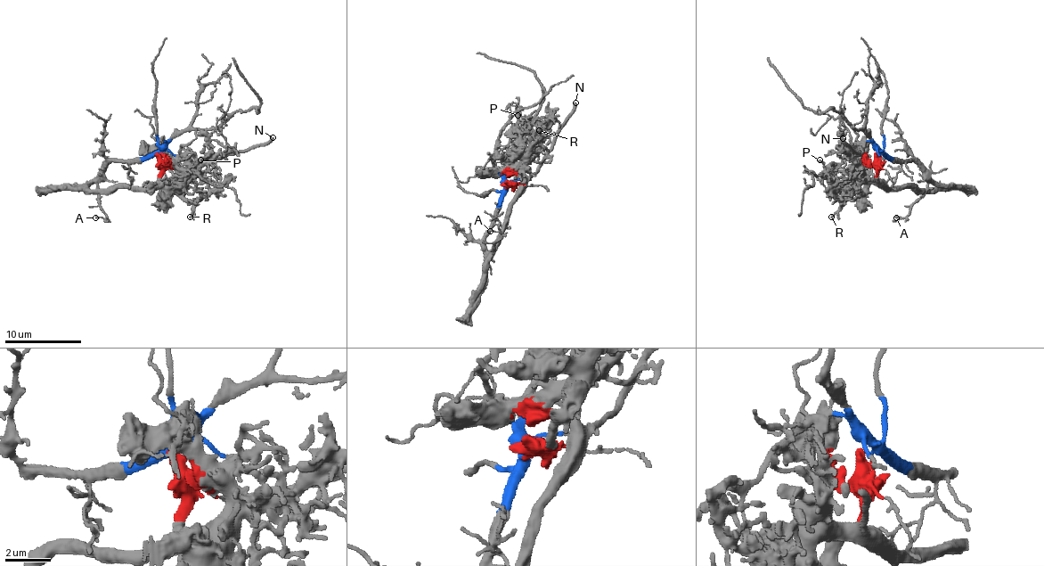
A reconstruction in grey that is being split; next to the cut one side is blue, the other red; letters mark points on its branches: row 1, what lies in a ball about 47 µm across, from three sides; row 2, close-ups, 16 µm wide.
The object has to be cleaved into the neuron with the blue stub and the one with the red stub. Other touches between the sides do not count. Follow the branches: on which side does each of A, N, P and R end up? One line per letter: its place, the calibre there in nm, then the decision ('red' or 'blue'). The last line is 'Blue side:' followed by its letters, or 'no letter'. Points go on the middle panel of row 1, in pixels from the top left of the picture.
A: (490, 231) | 140 nm | blue
N: (575, 102) | 280 nm | red
P: (517, 115) | 220 nm | red
R: (539, 130) | 100 nm | red
Blue side: A

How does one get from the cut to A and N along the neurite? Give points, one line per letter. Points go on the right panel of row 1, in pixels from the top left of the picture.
A: (878, 155), (913, 160), (928, 184), (926, 192), (907, 216), (895, 217)
N: (878, 155), (872, 163), (868, 160), (865, 170), (870, 171), (872, 165), (845, 146), (842, 139)

